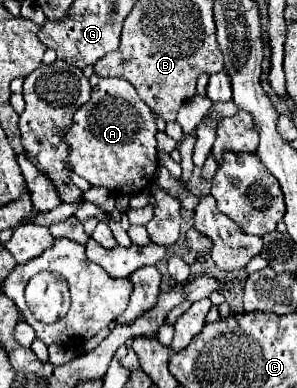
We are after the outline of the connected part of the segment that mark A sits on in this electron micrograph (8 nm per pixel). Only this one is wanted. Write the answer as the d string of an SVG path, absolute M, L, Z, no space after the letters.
M101 78L91 92L91 100L77 110L73 124L65 130L63 142L69 146L73 170L91 186L103 186L113 194L131 196L149 188L157 172L155 120L151 108L141 102L127 80Z

